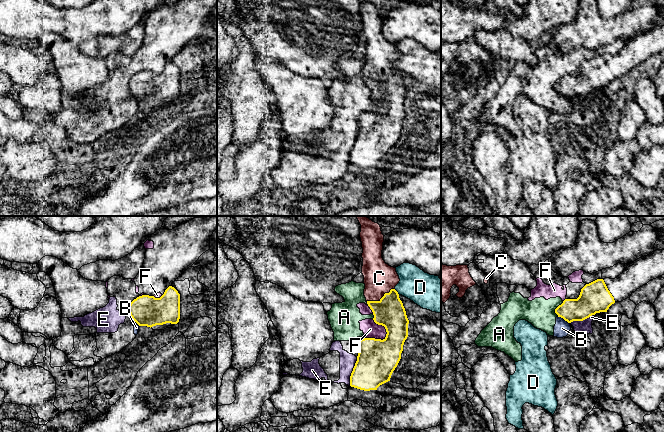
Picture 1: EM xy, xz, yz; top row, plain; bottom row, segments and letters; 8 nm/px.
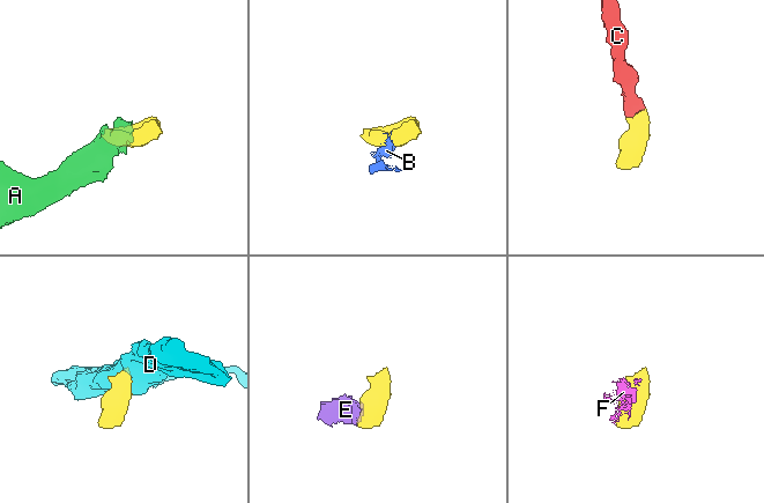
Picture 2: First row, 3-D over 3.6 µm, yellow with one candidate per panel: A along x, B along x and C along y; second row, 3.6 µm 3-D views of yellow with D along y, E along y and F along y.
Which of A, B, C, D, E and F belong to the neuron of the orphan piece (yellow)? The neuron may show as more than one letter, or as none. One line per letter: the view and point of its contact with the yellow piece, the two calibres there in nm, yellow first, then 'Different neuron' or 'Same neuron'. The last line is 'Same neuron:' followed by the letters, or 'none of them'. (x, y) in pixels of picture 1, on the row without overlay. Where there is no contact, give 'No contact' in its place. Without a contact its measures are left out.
A: Touches yellow at yz (555, 85). Thickness 180 nm (yellow) against 220 nm. Different neuron
B: Touches yellow at yz (563, 94). Thickness 200 nm (yellow) against 130 nm. Different neuron
C: Touches yellow at xz (381, 74). Thickness 240 nm (yellow) against 260 nm. Same neuron
D: Touches yellow at xz (397, 68). Thickness 240 nm (yellow) against 280 nm. Different neuron
E: Touches yellow at xz (352, 147). Thickness 320 nm (yellow) against 130 nm. Different neuron
F: Touches yellow at xz (374, 114). Thickness 320 nm (yellow) against 130 nm. Different neuron
Same neuron: C

